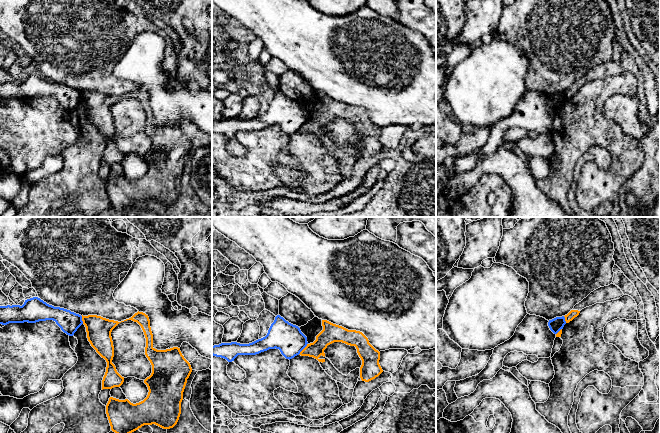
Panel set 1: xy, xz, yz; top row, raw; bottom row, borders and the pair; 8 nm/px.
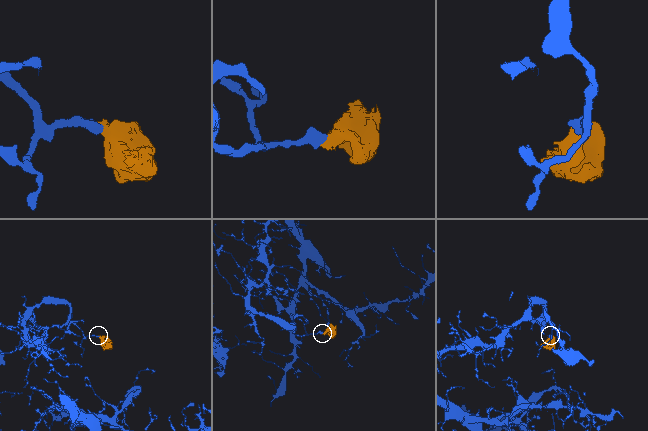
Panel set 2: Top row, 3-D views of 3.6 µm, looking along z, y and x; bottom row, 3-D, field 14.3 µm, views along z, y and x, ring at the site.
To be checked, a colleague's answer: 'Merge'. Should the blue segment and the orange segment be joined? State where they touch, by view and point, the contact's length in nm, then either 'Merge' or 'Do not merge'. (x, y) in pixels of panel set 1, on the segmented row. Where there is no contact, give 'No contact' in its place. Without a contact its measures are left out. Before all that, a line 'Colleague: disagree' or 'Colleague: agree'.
Colleague: disagree
Touches blue at xz (303, 348). Shared border 120 nm. Do not merge

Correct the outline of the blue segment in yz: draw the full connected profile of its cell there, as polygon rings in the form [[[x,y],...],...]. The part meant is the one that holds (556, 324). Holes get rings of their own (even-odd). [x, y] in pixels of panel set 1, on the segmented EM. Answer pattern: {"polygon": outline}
{"polygon": [[[564,316],[556,317],[548,322],[548,326],[554,334],[557,334],[561,329],[563,329],[565,324],[566,321]]]}

